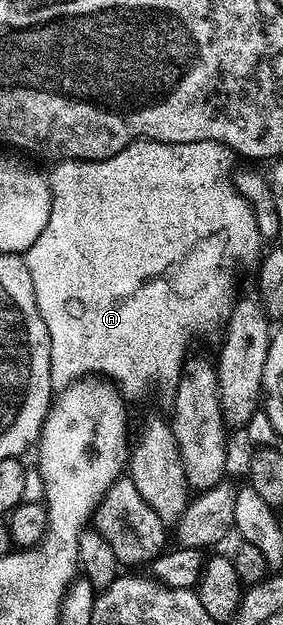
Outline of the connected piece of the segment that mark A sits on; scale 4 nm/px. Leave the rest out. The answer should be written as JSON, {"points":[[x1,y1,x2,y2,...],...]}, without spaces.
{"points":[[139,140,128,144,116,156,99,162,80,162,62,160,54,171,49,171,50,199,52,208,44,232,24,251,28,276,32,276,32,288,36,296,36,308,48,328,50,337,50,384,54,388,65,388,71,382,85,376,105,376,120,387,127,399,133,400,137,394,146,394,149,390,173,391,178,378,188,361,186,353,197,338,217,335,225,327,234,308,238,290,238,269,241,266,253,267,263,253,264,240,256,228,256,216,250,202,236,185,235,155,219,142,189,142,172,144,171,142,151,142]]}

